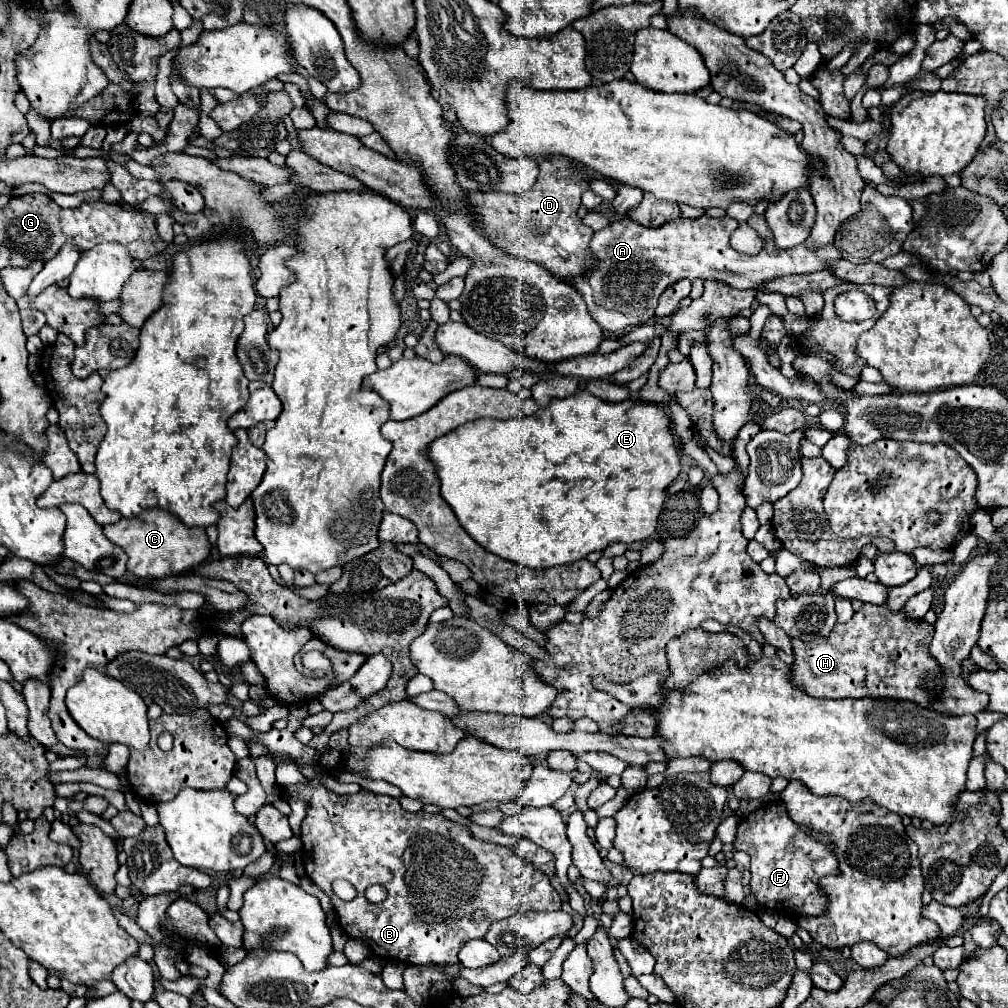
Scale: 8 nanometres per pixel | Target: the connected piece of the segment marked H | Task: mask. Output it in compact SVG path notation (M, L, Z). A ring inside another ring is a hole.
M863 604L859 612L845 624L835 624L831 634L825 640L805 644L803 640L793 638L793 666L791 680L797 688L807 692L813 698L897 698L909 700L923 708L931 708L933 696L941 692L941 668L929 656L929 644L933 638L933 624L925 620L909 620L903 610L893 612L887 606Z

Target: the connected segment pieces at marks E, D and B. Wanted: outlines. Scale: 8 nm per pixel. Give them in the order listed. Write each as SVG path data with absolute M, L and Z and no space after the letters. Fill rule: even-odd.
M579 390L577 394L567 396L567 398L553 398L547 408L541 408L531 416L519 416L519 418L506 421L481 418L475 422L467 422L455 430L451 430L449 434L437 438L431 444L429 454L437 466L443 500L453 508L459 524L469 532L469 536L475 542L479 542L483 548L497 554L499 558L519 562L527 568L551 568L551 566L561 566L561 564L581 560L589 552L605 550L607 546L611 546L615 542L623 542L623 544L643 542L655 532L657 518L659 518L663 502L665 502L665 490L681 472L681 456L673 442L673 434L669 430L671 430L669 416L659 404L643 402L641 398L629 398L629 400L611 404L611 402L605 402L605 400L589 394L587 390Z
M551 156L539 162L539 180L531 192L505 194L505 192L469 192L469 208L476 217L479 230L493 240L501 250L541 264L551 274L569 280L585 274L587 266L595 264L589 256L589 240L593 230L587 228L577 210L581 194L589 190L587 178L573 168L573 162L563 156Z
M309 778L309 784L287 786L285 794L287 798L297 798L307 806L307 816L301 822L301 858L307 878L331 898L345 934L349 938L363 940L377 958L405 964L457 964L461 944L465 944L465 940L483 938L493 922L509 918L513 912L561 908L561 898L553 890L549 878L517 856L513 848L483 842L465 826L455 824L441 814L427 814L423 810L411 814L401 808L399 800L373 794L369 790L339 796L327 790L319 778ZM337 878L349 880L355 886L357 896L351 902L341 900L331 890L331 884ZM373 884L379 884L389 892L379 904L371 904L365 898L365 890ZM477 908L489 912L489 920L475 922L471 914Z

